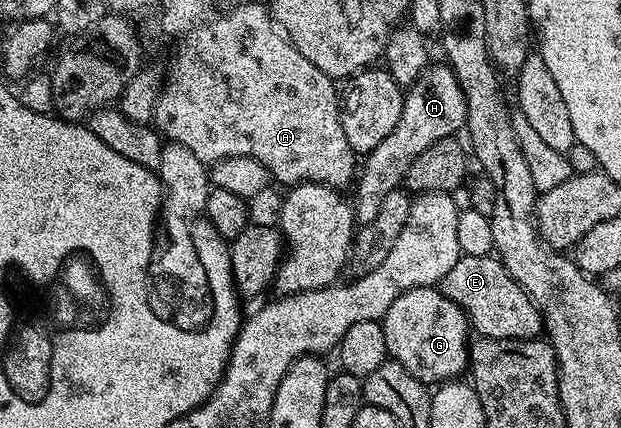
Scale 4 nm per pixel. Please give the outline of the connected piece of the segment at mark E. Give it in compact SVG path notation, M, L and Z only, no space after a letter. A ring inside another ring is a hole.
M461 255L438 285L446 298L450 298L468 317L471 331L477 337L535 340L542 332L542 317L526 290L506 270L495 255Z

